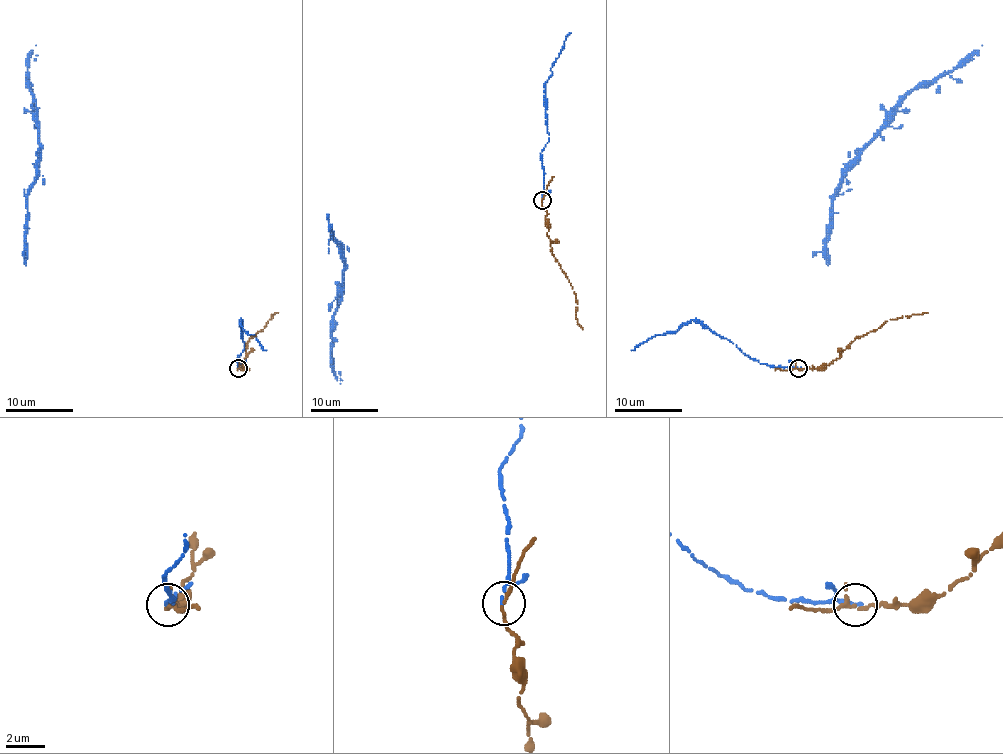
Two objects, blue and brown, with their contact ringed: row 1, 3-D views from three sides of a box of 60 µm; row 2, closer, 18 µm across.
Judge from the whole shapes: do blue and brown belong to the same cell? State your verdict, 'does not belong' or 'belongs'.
belongs

